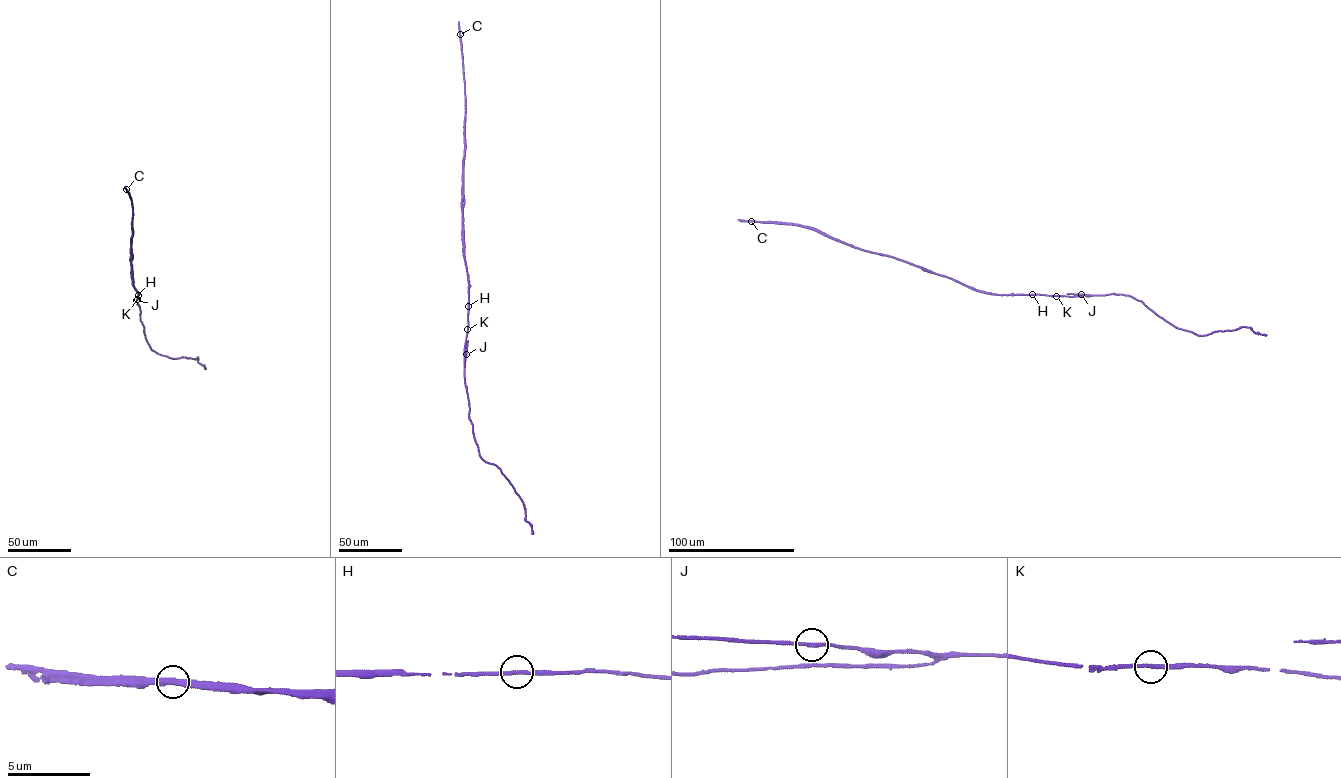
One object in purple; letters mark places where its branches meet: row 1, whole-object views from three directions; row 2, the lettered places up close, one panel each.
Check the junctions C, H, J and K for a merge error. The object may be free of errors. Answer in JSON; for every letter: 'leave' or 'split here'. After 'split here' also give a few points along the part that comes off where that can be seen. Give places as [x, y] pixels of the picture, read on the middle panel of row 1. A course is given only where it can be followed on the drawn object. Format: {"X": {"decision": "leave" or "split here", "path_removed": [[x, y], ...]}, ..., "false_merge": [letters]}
{"C": {"decision": "split here", "path_removed": [[460, 34], [465, 97], [463, 230], [469, 297]]}, "H": {"decision": "leave"}, "J": {"decision": "leave"}, "K": {"decision": "leave"}, "false_merge": ["C"]}

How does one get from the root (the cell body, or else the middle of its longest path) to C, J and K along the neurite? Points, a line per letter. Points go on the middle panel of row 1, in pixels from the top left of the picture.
C: (469, 287), (463, 225), (465, 99), (460, 34)
J: (469, 287), (464, 363), (466, 354)
K: (469, 287), (467, 329)

